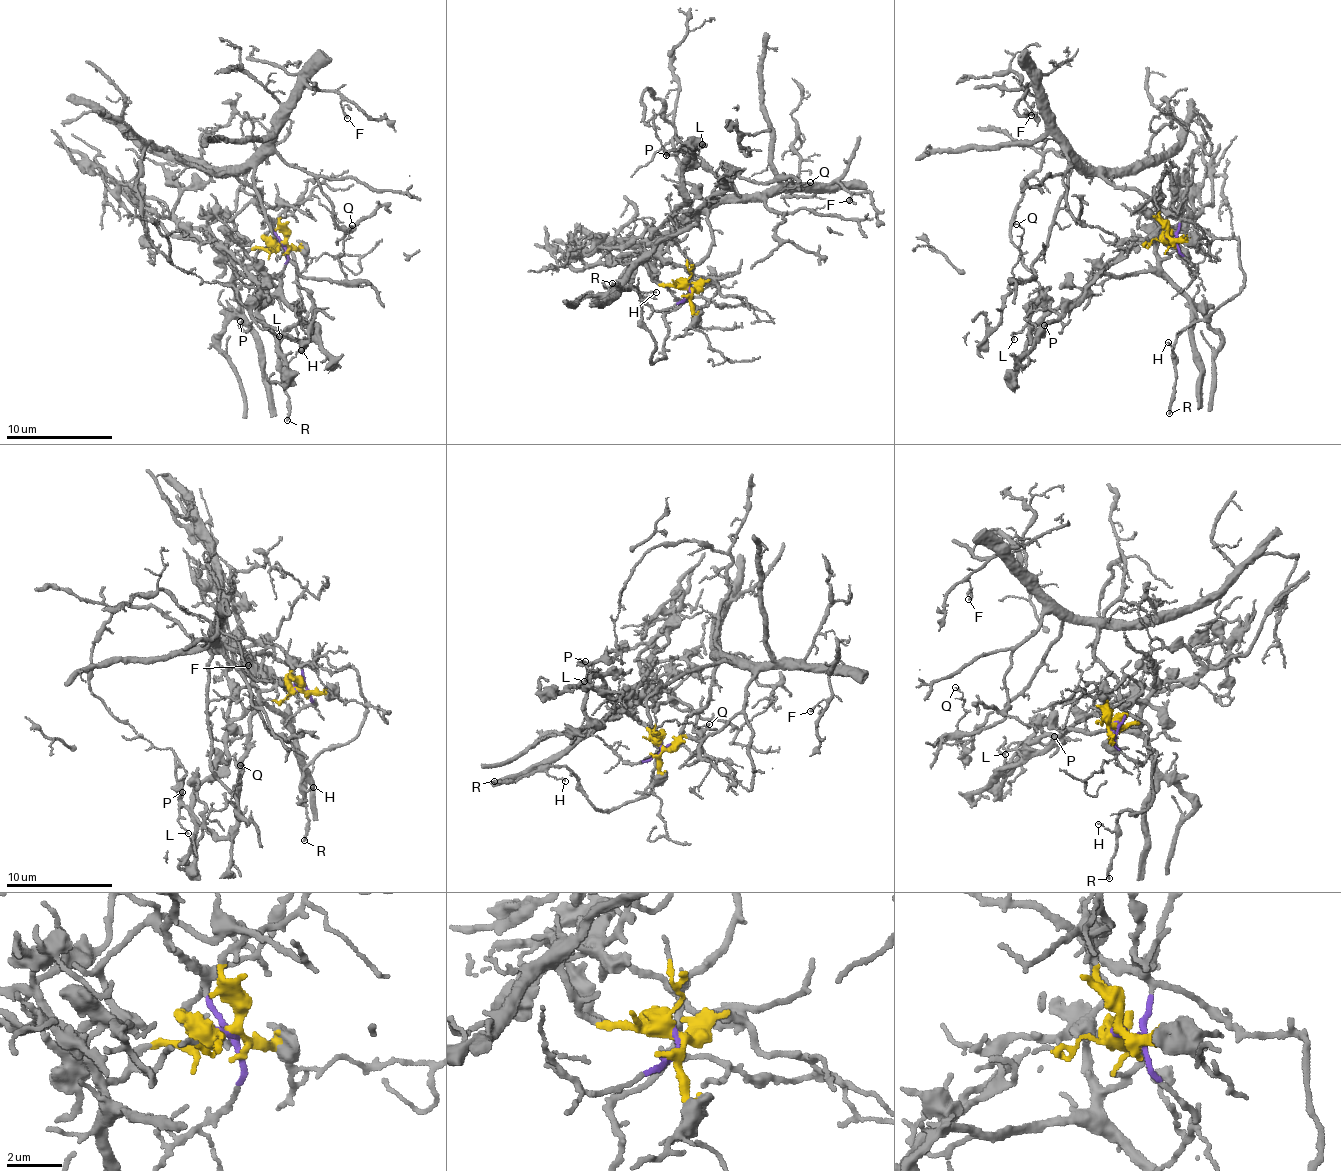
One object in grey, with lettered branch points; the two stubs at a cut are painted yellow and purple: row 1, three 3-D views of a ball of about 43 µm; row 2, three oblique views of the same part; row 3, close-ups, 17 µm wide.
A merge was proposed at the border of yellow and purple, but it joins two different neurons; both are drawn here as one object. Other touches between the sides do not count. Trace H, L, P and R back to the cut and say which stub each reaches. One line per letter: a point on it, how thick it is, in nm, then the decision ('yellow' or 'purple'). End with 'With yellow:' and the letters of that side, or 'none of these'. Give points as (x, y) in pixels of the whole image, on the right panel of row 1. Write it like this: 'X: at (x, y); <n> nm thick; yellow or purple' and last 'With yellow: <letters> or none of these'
H: at (1168, 342); 100 nm thick; purple
L: at (1014, 339); 120 nm thick; yellow
P: at (1044, 325); 180 nm thick; yellow
R: at (1169, 413); 180 nm thick; purple
With yellow: L, P

